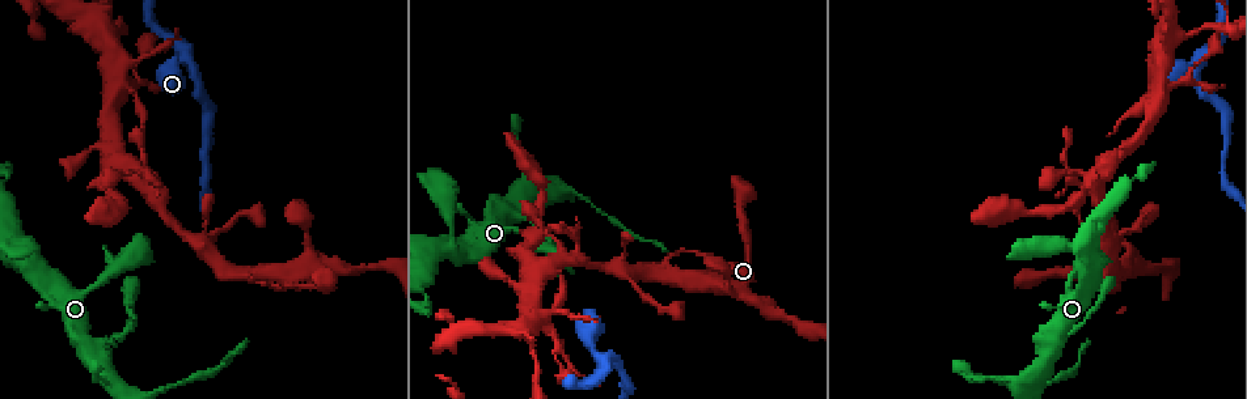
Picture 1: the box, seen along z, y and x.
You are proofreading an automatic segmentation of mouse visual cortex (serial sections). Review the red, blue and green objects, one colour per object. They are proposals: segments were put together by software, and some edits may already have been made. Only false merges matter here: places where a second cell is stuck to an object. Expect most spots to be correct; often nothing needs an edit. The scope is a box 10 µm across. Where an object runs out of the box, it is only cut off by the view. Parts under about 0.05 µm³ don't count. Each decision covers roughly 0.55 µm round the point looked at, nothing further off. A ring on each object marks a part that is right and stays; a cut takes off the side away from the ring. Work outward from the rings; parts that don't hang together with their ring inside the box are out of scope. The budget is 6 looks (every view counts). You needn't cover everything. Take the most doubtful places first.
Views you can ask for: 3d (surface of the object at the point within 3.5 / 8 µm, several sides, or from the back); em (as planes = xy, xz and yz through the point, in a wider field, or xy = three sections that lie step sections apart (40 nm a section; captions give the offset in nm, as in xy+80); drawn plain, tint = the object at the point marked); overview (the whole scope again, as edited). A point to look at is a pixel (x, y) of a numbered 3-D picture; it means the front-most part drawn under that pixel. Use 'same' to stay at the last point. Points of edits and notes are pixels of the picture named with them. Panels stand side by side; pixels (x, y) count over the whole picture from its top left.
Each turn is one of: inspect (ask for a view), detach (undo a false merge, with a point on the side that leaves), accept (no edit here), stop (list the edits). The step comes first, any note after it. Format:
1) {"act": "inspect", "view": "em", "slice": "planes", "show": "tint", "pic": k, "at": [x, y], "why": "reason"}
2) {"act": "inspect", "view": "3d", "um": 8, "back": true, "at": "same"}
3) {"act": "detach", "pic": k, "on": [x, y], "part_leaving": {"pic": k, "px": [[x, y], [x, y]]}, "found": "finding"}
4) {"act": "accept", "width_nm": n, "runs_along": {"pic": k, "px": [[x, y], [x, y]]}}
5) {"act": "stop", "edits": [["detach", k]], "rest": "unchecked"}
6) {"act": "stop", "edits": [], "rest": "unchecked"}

{"act": "inspect", "view": "3d", "um": 3.5, "pic": 1, "at": [186, 58], "why": "narrows sharply"}

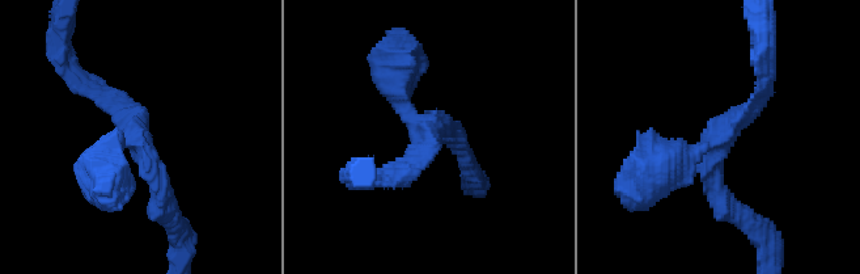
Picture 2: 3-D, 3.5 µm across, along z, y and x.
{"act": "inspect", "view": "em", "slice": "xy", "step": 1, "show": "tint", "pic": 2, "at": [429, 129], "why": "shape alone is not enough"}

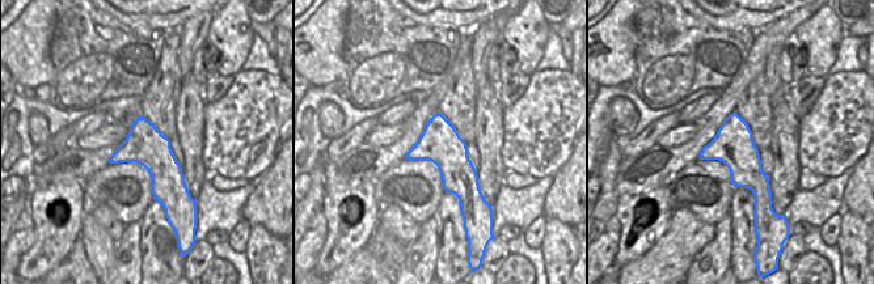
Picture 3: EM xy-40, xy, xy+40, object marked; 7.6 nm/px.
{"act": "accept", "width_nm": 320, "runs_along": {"pic": 2, "px": [[394, 72], [399, 109], [464, 148]]}, "found": "continuous, no second cell"}

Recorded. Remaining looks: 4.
{"act": "inspect", "view": "3d", "um": 3.5, "pic": 1, "at": [123, 265], "why": "narrows sharply"}

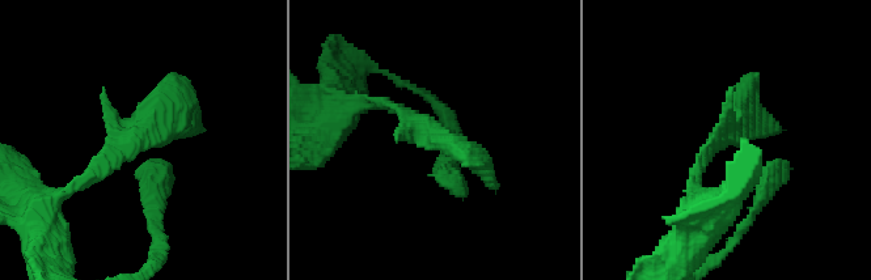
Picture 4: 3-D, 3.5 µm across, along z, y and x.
{"act": "inspect", "view": "em", "slice": "xy", "step": 2, "show": "tint", "pic": 4, "at": [143, 135], "why": "shape alone is not enough"}

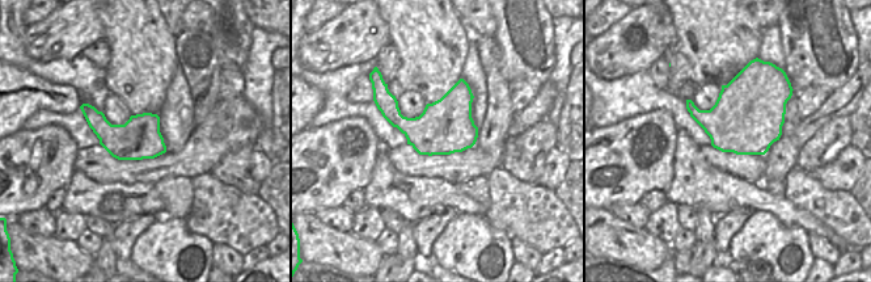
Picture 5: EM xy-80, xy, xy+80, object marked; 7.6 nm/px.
{"act": "accept", "width_nm": 420, "runs_along": {"pic": 4, "px": [[80, 182], [144, 134], [176, 77]]}, "found": "continuous, no second cell"}

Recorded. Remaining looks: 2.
{"act": "inspect", "view": "3d", "um": 3.5, "pic": 1, "at": [663, 306], "why": "sharp bend"}

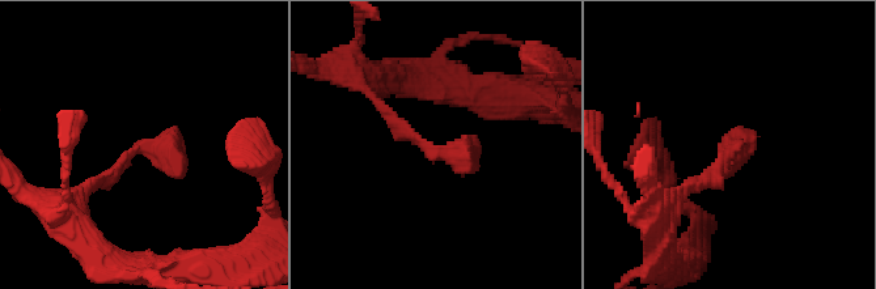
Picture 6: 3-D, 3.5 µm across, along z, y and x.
{"act": "inspect", "view": "em", "slice": "xy", "step": 5, "show": "tint", "pic": 6, "at": [433, 152]}

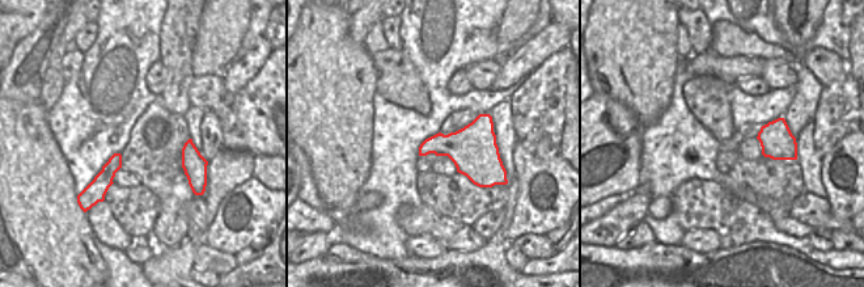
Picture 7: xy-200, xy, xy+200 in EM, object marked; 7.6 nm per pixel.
{"act": "accept", "runs_along": {"pic": 6, "px": [[379, 102], [423, 147], [475, 136]]}, "found": "all the same cell"}

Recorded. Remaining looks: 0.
{"act": "stop", "edits": [], "rest": "unchecked"}

